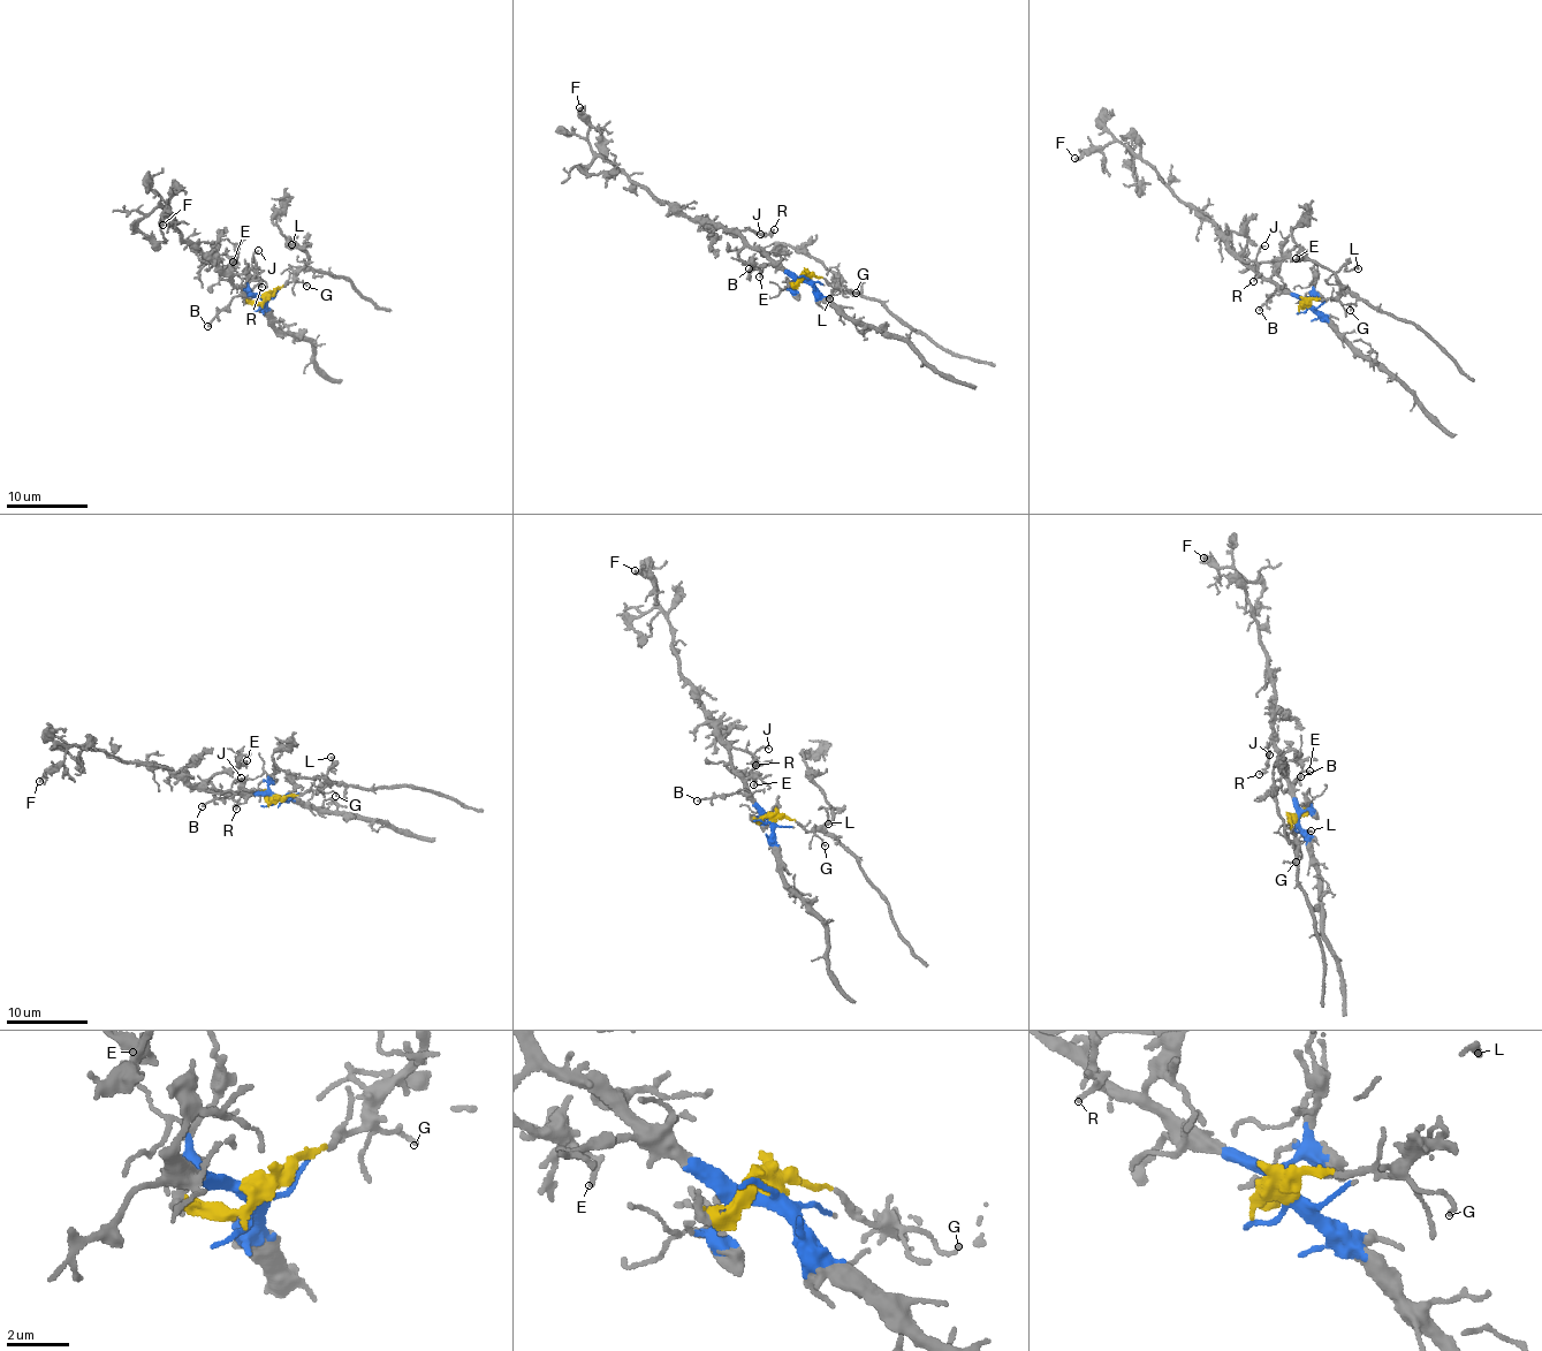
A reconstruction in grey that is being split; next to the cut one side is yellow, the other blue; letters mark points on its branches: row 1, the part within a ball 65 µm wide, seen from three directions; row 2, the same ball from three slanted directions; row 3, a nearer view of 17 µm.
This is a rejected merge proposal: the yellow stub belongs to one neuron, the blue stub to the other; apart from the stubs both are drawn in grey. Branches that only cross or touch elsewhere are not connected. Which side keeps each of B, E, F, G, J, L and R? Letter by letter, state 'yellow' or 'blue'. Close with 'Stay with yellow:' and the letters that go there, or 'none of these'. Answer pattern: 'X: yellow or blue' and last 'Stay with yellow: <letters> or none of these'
B: blue
E: blue
F: blue
G: yellow
J: blue
L: yellow
R: blue
Stay with yellow: G, L

